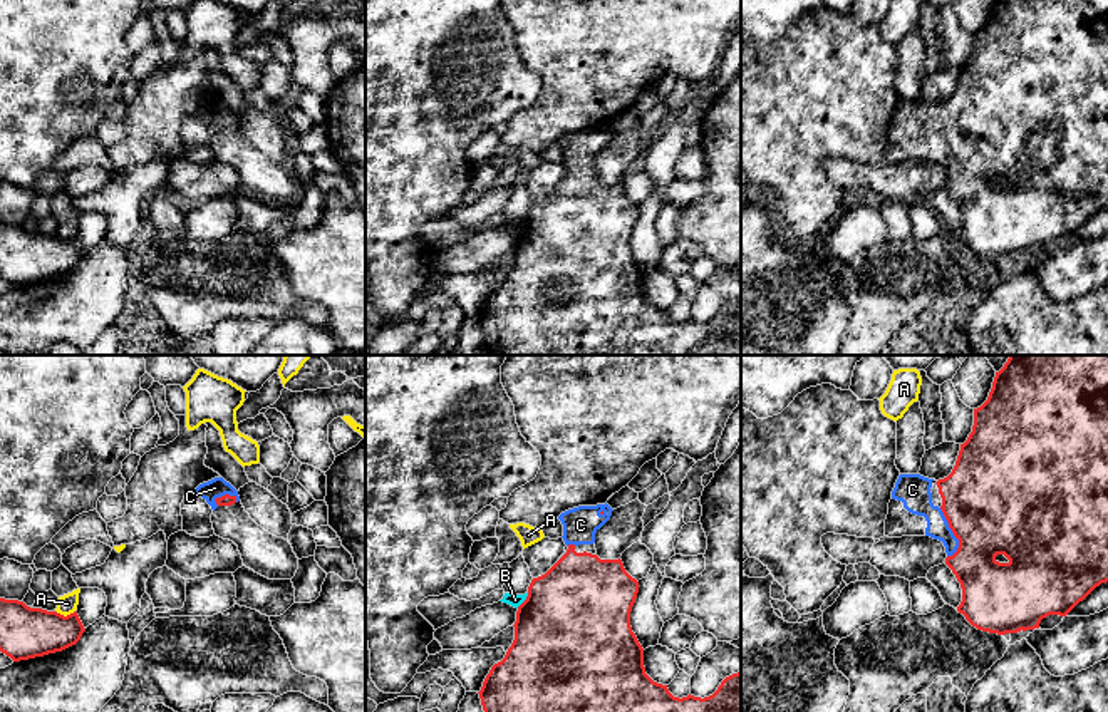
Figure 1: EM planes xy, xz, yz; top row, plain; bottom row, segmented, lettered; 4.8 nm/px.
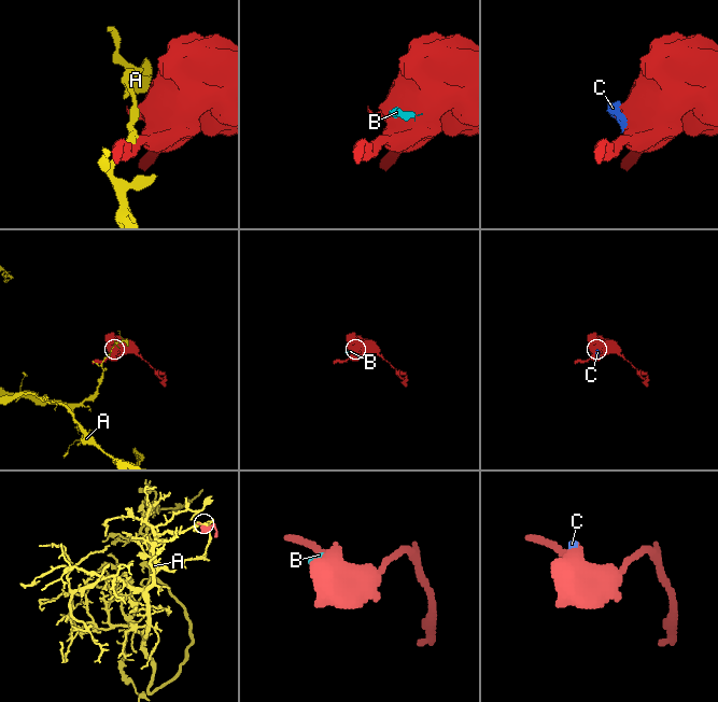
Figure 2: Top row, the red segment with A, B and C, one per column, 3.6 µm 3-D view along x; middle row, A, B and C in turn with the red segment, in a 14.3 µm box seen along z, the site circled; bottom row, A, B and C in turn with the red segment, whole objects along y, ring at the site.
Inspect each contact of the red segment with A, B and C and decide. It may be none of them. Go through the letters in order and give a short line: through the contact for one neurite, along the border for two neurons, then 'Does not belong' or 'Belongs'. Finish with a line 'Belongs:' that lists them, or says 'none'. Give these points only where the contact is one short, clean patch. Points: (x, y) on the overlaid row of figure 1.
A: Does not belong
B: Line: xz (528, 593), (517, 607). Does not belong
C: Belongs
Belongs: C

